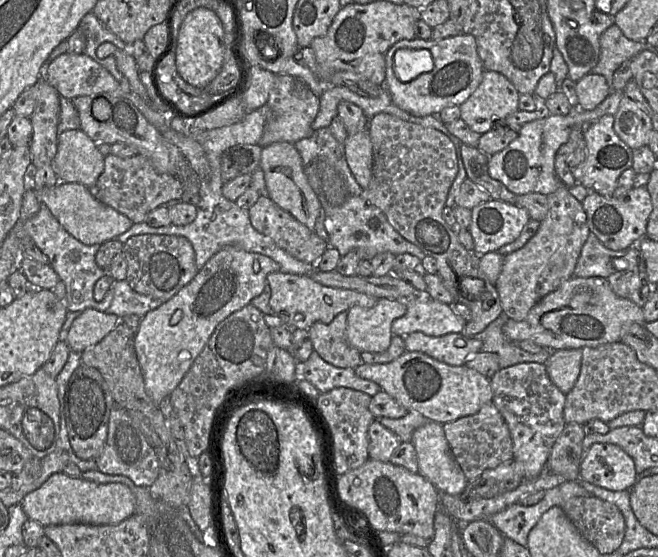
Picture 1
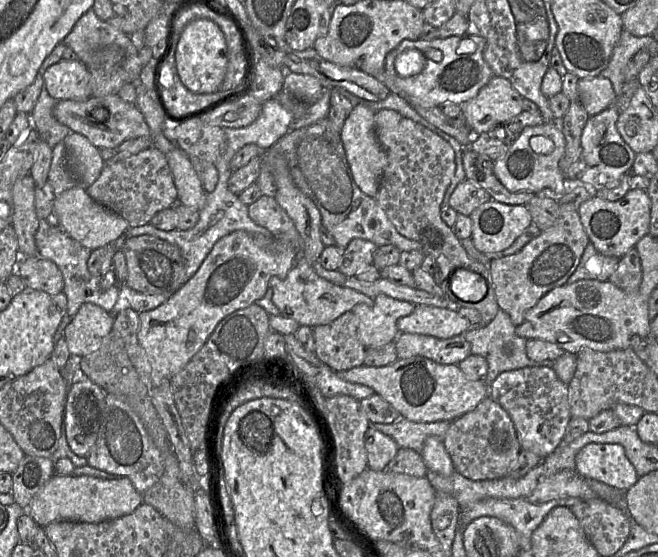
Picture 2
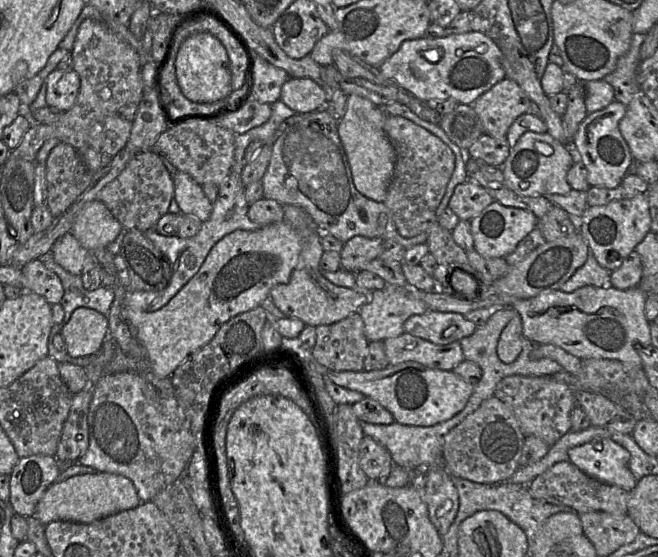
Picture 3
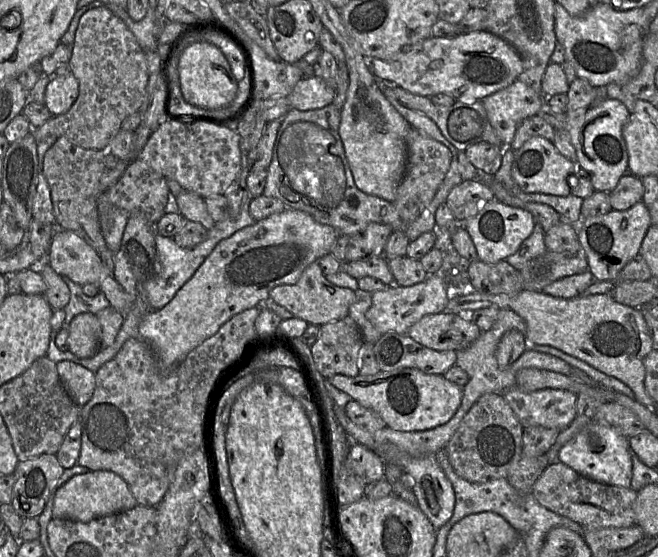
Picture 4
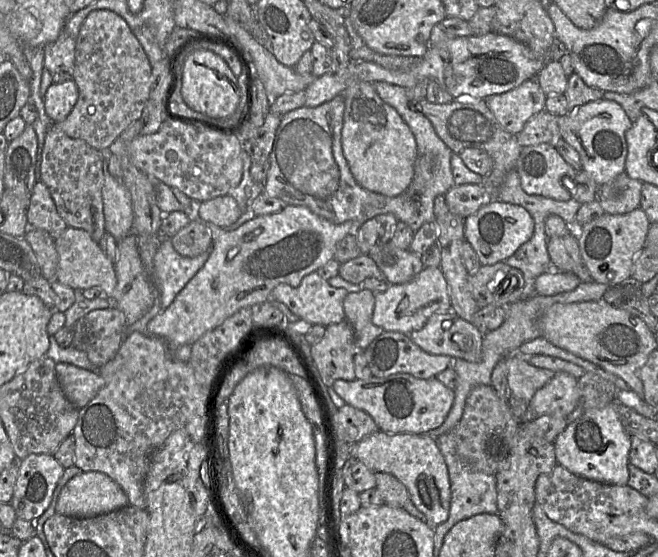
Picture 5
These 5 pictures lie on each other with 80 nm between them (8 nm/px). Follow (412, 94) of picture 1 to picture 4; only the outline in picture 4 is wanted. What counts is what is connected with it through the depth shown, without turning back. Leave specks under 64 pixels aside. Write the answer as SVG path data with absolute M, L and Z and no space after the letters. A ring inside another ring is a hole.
M488 32L459 33L452 37L429 37L390 59L368 60L380 82L392 82L417 95L447 94L464 103L482 100L515 80L523 70L520 54L505 40Z

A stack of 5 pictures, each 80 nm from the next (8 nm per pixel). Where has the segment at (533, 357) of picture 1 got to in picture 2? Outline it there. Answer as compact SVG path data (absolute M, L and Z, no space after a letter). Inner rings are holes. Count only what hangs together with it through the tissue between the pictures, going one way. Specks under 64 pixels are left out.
M499 309L494 319L485 326L472 326L465 334L464 339L471 345L471 354L480 355L488 362L488 372L485 378L485 383L490 384L497 376L504 371L521 369L524 367L549 367L552 368L554 361L531 360L526 354L527 339L518 336L515 333L516 326L511 321L510 316Z

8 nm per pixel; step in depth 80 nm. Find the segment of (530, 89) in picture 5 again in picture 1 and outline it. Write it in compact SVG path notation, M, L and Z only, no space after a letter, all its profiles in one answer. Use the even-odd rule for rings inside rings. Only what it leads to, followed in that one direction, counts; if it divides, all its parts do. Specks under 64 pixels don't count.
M485 70L477 89L460 105L460 118L475 132L483 134L498 121L505 120L510 114L519 110L519 92L501 73Z

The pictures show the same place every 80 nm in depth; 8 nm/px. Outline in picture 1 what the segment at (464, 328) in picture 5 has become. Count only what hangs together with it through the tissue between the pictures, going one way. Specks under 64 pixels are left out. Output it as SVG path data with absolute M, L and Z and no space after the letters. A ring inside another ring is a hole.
M414 297L403 300L407 305L406 313L392 322L393 335L405 337L413 332L422 332L428 336L443 336L449 333L461 333L467 321L454 310L454 303L444 304L431 297Z

